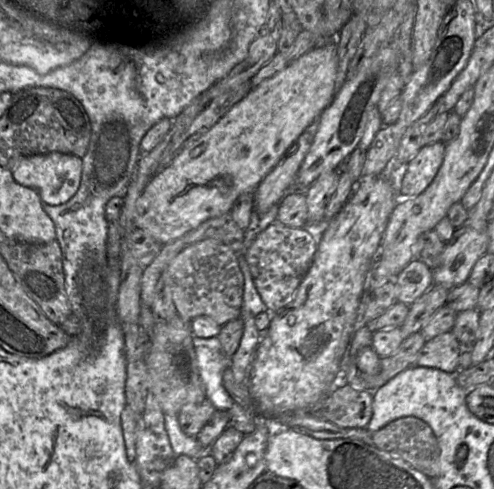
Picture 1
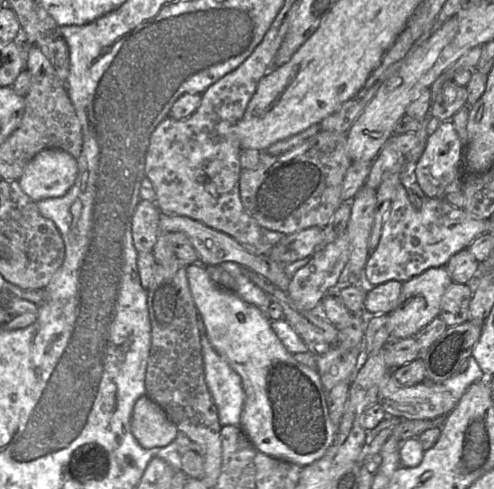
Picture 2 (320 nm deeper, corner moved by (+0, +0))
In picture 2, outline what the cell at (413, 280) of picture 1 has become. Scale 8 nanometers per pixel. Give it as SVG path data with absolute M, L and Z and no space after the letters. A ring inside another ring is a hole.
M390 280L376 286L368 286L364 301L366 315L390 314L398 304L402 282Z

